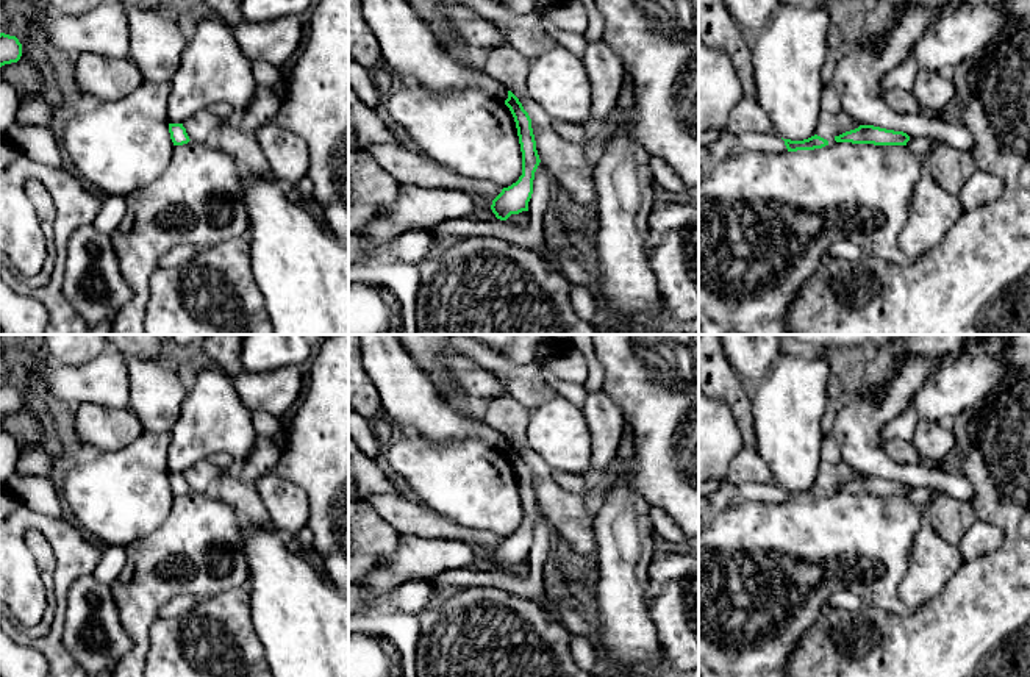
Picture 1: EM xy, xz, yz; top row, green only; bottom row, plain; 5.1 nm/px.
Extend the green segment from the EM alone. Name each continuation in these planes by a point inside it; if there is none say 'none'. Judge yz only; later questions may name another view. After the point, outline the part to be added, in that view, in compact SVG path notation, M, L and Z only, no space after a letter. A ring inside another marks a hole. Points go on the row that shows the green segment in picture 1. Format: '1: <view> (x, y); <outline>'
1: yz (771, 143); M746 133L739 136L738 141L741 149L769 152L769 153L785 153L788 152L785 141L774 133L760 134L760 133Z

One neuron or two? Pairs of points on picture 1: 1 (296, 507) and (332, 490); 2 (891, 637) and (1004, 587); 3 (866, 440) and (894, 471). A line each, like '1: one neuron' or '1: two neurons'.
1: two neurons
2: one neuron
3: one neuron

